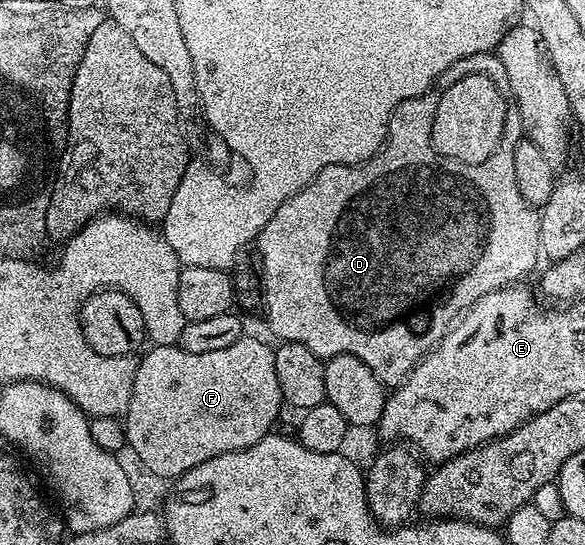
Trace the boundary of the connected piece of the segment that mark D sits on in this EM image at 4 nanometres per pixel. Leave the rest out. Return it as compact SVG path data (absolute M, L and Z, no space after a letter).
M432 89L425 92L424 95L417 97L409 97L409 101L401 101L401 105L397 105L397 109L393 109L391 120L389 121L389 129L387 130L387 139L383 142L383 148L373 157L369 157L363 163L354 165L344 165L338 169L334 167L326 167L321 169L321 173L317 173L317 177L313 177L313 181L309 181L309 185L305 185L305 189L301 189L301 193L297 193L293 198L287 199L277 209L277 213L273 213L273 217L269 217L269 221L265 225L265 229L261 229L258 239L255 240L254 250L259 250L259 279L257 275L257 287L263 290L263 311L267 314L267 323L271 326L271 331L276 335L276 340L284 343L300 343L305 345L305 349L309 349L321 360L332 359L335 355L352 355L353 357L361 357L361 361L365 361L365 365L369 365L373 369L375 376L385 385L398 385L406 379L407 375L415 368L415 364L431 350L435 344L443 340L443 336L447 334L449 328L454 324L455 320L473 305L473 301L477 301L481 297L485 297L485 293L496 291L502 287L509 287L518 284L531 270L535 267L535 262L541 259L539 250L539 211L529 205L529 201L525 201L525 197L521 197L521 189L517 189L517 177L513 174L513 153L520 139L524 138L523 118L517 110L512 110L504 121L503 135L496 146L495 152L480 164L461 164L449 157L439 155L437 149L431 144L431 134L433 133L434 110L437 109L437 103L440 92Z

